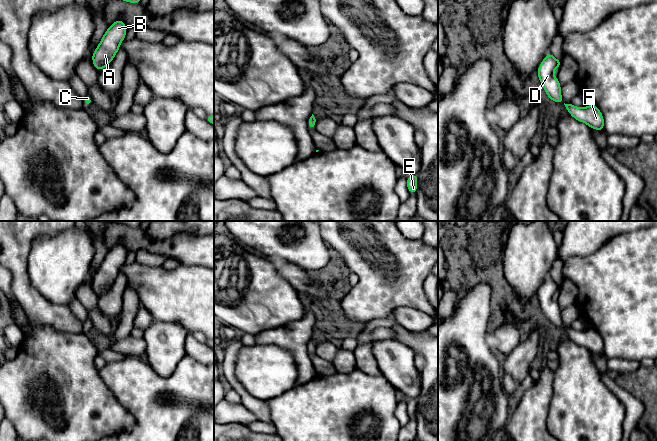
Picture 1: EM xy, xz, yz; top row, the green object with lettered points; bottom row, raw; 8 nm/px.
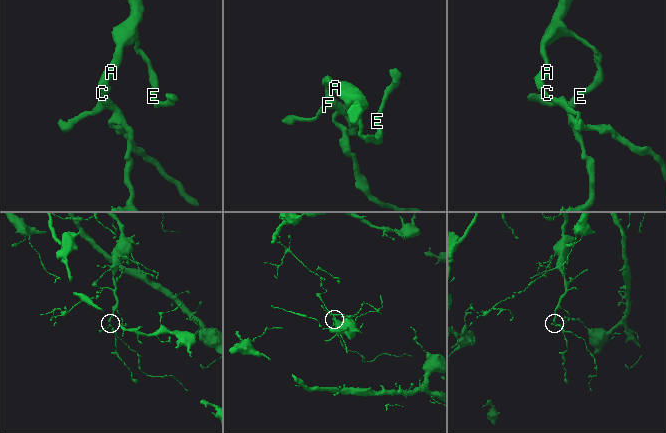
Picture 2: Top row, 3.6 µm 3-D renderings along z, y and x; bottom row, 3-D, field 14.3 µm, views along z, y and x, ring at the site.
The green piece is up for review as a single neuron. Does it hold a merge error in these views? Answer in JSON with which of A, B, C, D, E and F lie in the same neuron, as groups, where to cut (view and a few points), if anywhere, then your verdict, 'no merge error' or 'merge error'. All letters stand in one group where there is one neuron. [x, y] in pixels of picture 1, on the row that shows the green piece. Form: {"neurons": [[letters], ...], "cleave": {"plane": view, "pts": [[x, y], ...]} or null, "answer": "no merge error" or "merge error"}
{"neurons": [["A", "B", "C", "D", "E", "F"]], "cleave": null, "answer": "no merge error"}

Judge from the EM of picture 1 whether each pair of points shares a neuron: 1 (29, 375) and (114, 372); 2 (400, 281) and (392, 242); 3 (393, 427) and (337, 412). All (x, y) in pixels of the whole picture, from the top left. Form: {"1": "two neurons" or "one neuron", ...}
{"1": "two neurons", "2": "one neuron", "3": "one neuron"}

